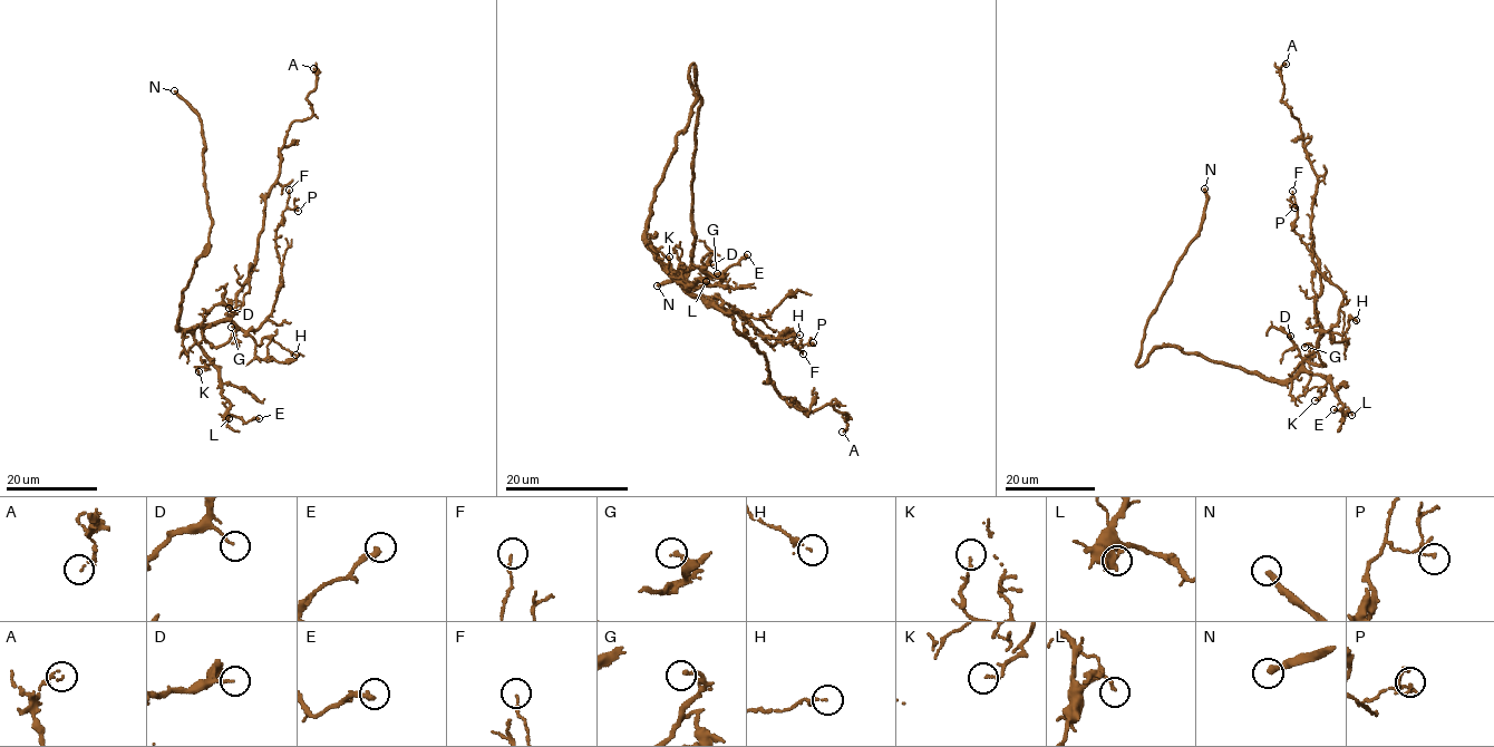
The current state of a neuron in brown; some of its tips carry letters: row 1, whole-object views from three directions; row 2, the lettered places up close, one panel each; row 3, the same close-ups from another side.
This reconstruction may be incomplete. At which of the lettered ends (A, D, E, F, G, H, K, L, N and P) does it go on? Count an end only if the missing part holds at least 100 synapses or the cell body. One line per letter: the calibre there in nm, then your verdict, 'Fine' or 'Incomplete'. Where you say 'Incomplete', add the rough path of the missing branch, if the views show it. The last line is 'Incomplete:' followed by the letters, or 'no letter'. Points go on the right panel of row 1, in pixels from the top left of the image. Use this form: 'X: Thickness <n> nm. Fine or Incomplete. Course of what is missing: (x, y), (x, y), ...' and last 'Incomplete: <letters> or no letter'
A: Thickness 60 nm. Fine
D: Thickness 110 nm. Fine
E: Thickness 280 nm. Fine
F: Thickness 130 nm. Fine
G: Thickness 200 nm. Fine
H: Thickness 90 nm. Fine
K: Thickness 130 nm. Fine
L: Thickness 150 nm. Fine
N: Thickness 280 nm. Incomplete. Course of what is missing: (1204, 188), (1201, 180), (1176, 173), (1142, 147), (1109, 145), (1095, 149), (1078, 149), (1065, 146), (1054, 127)
P: Thickness 110 nm. Fine
Incomplete: N

